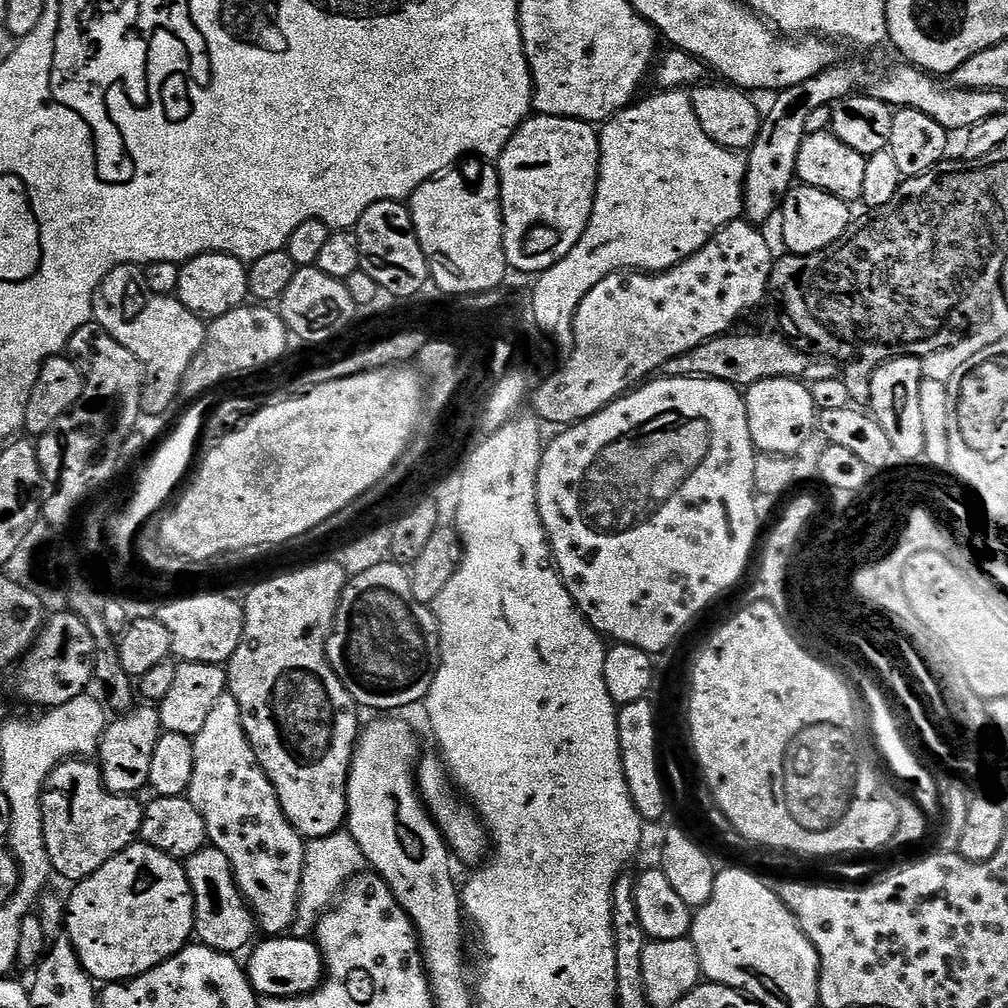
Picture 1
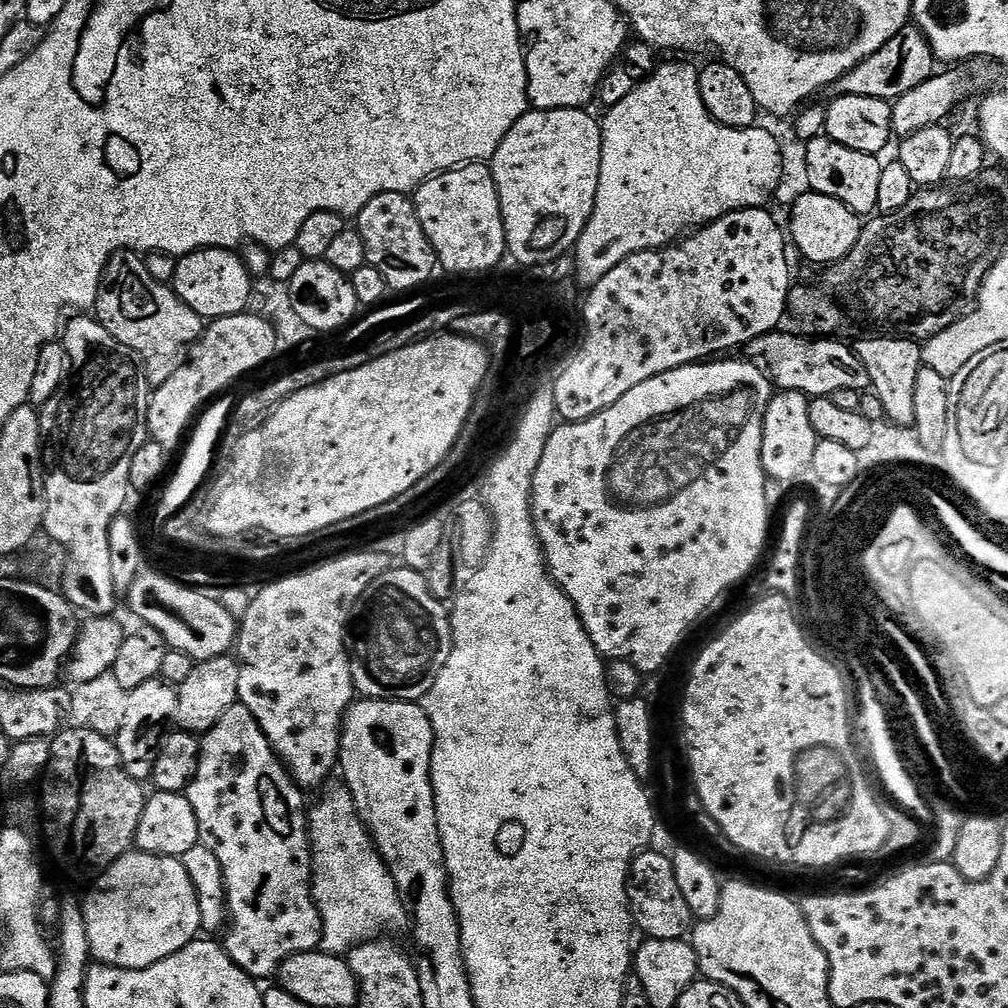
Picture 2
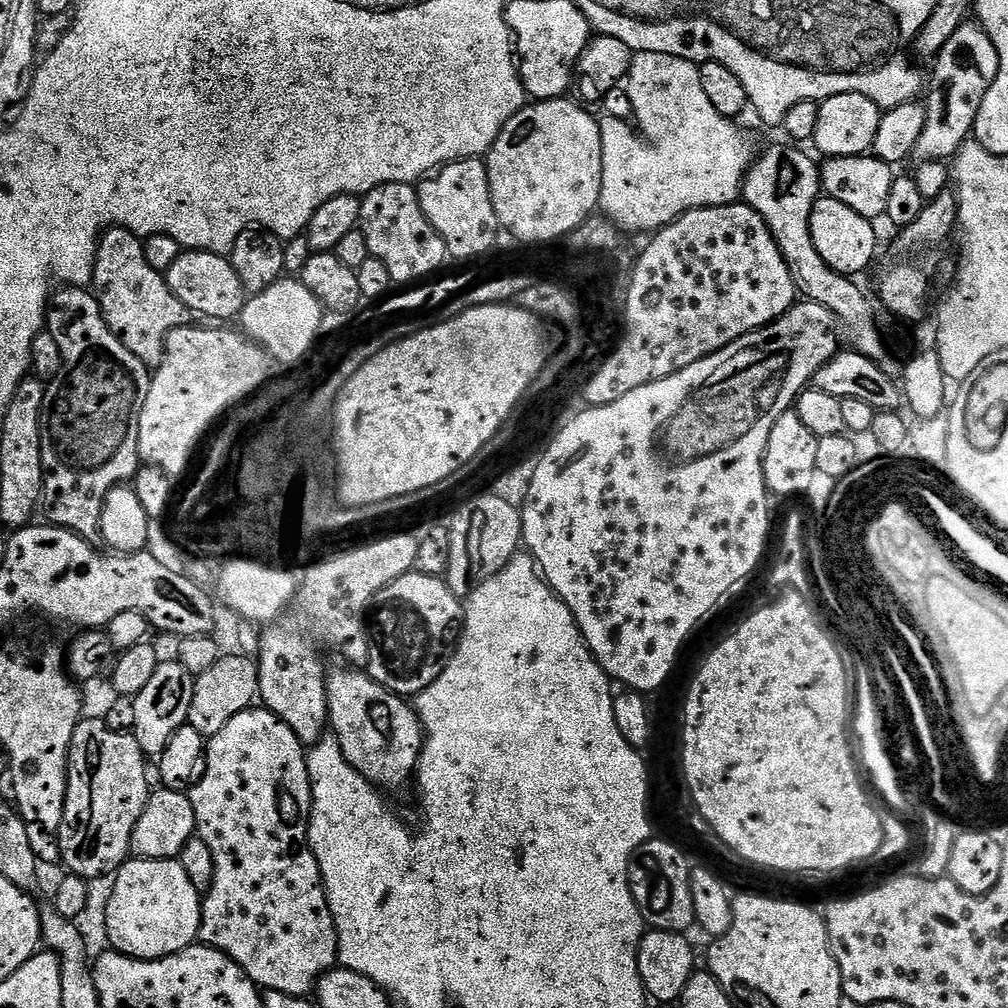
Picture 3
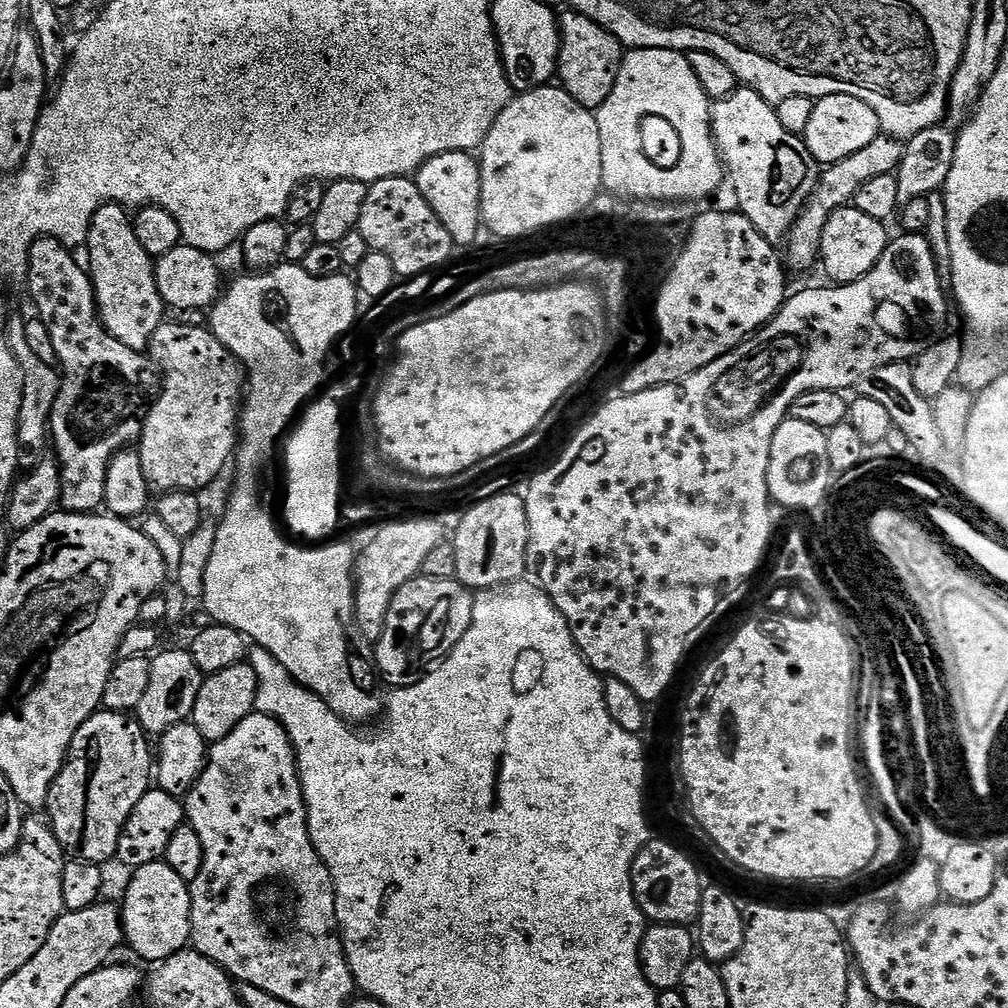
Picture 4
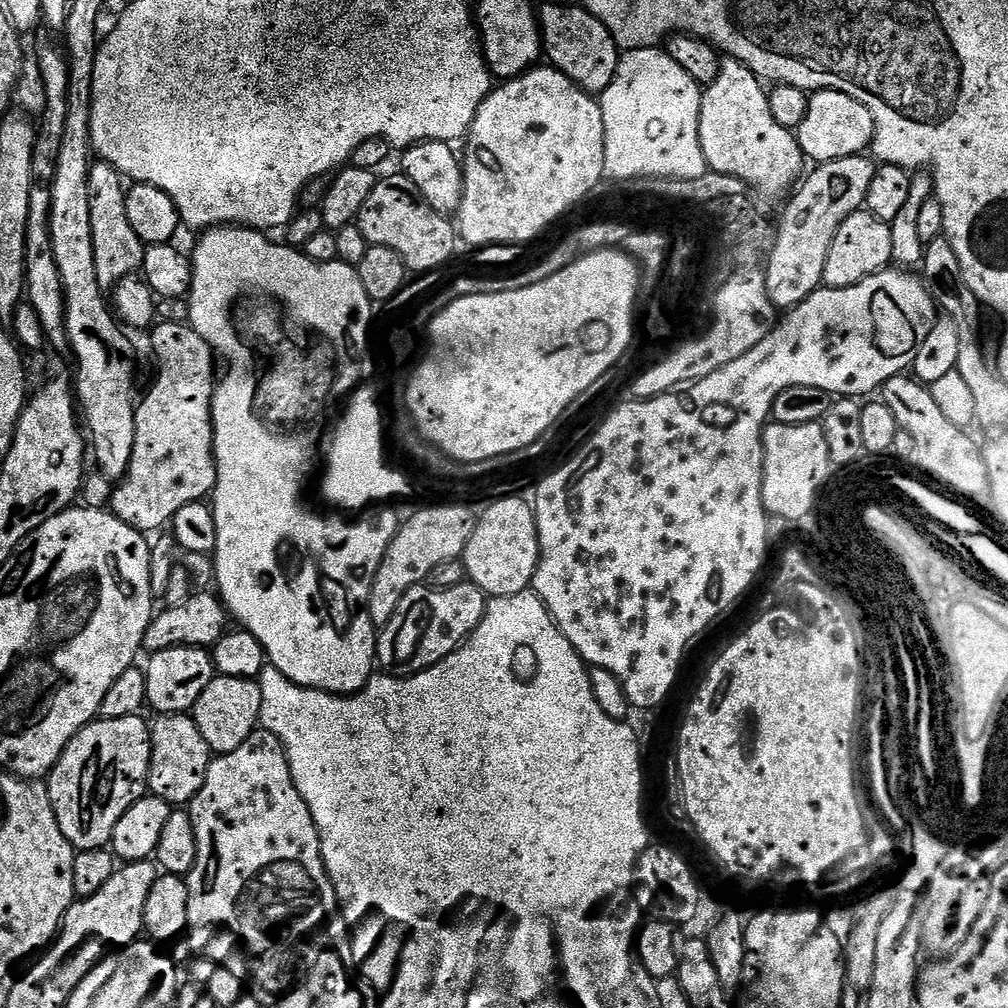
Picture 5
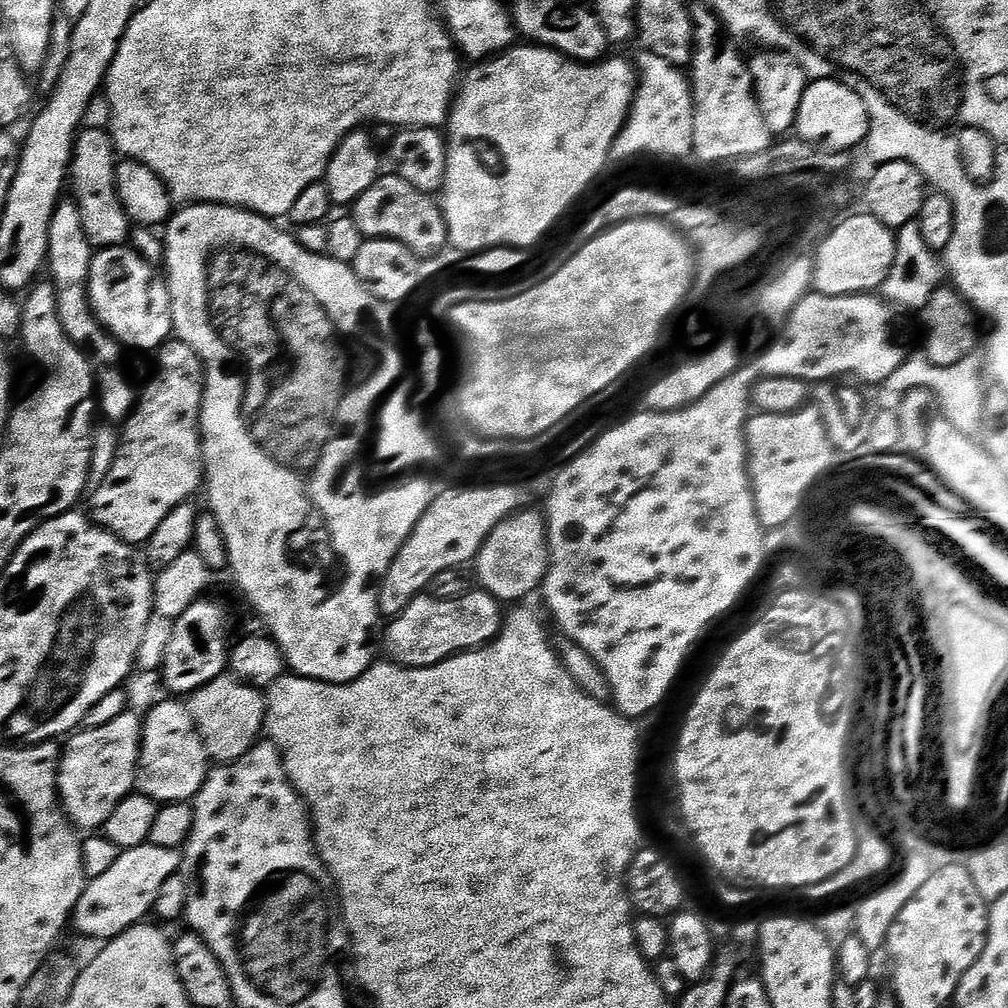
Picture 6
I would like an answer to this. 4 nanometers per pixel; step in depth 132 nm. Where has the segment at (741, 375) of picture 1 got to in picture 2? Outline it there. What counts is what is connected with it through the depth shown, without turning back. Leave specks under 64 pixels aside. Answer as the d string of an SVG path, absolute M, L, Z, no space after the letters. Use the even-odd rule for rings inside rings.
M784 331L768 332L746 345L747 355L766 366L773 385L779 391L801 392L809 398L831 398L838 390L854 390L864 394L871 389L870 374L866 374L866 366L855 347L848 345L847 348L840 338L805 338L800 334L791 336Z

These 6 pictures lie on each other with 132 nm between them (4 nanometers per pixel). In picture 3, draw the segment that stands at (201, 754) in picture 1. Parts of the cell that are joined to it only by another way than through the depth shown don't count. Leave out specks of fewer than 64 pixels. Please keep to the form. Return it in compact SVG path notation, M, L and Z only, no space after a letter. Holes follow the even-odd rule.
M253 706L242 714L234 714L218 734L214 734L207 741L206 755L204 757L204 772L200 780L190 790L194 814L196 815L196 830L198 839L210 846L210 854L214 854L216 873L208 891L203 893L200 910L199 943L217 948L226 954L238 965L245 974L261 989L270 992L281 992L301 998L307 997L316 987L316 981L325 972L337 967L338 961L338 934L334 926L334 918L328 909L326 890L320 882L320 867L314 858L312 848L308 845L308 820L312 816L312 783L308 777L308 757L305 745L300 739L272 712L263 706Z

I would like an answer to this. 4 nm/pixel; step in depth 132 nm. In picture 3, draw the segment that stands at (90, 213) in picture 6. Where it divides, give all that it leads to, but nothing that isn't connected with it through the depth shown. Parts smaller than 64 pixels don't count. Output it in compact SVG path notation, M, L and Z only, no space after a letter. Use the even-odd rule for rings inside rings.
M115 226L107 229L96 248L96 265L91 287L100 304L106 326L149 370L159 368L164 360L166 338L176 328L189 323L188 308L170 290L165 273L146 262L144 240L130 230Z

